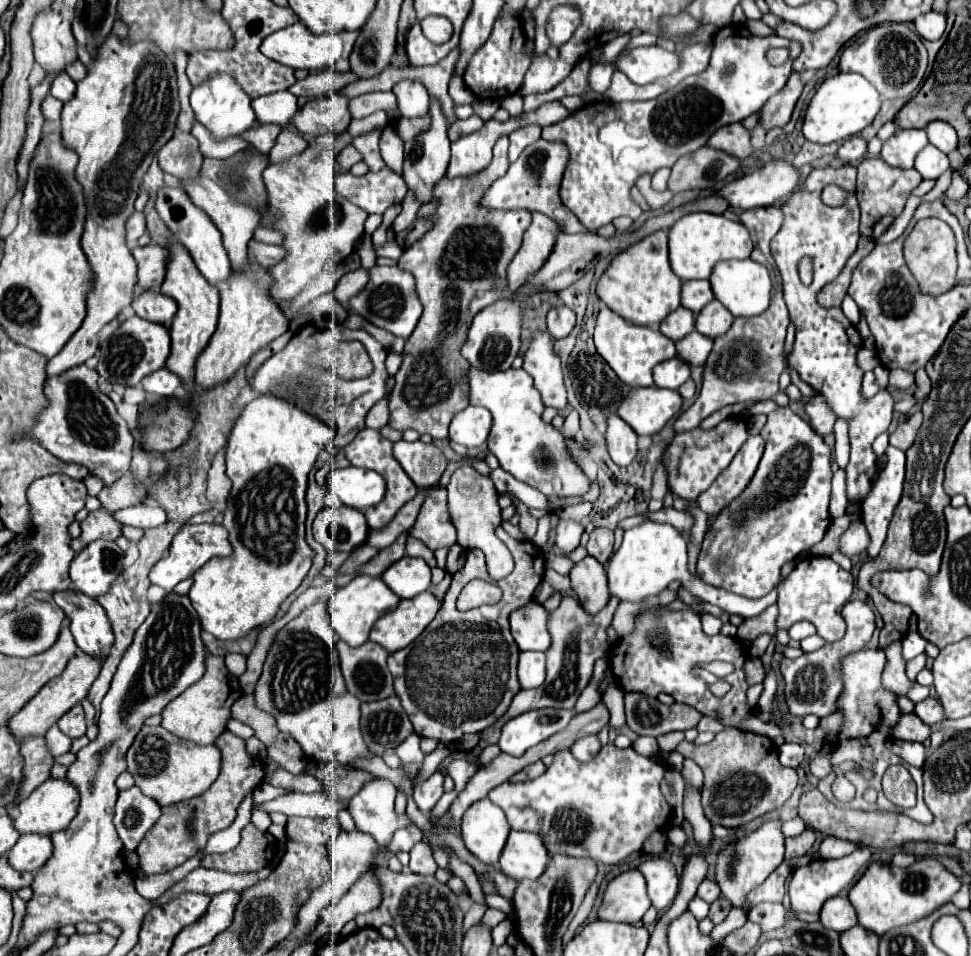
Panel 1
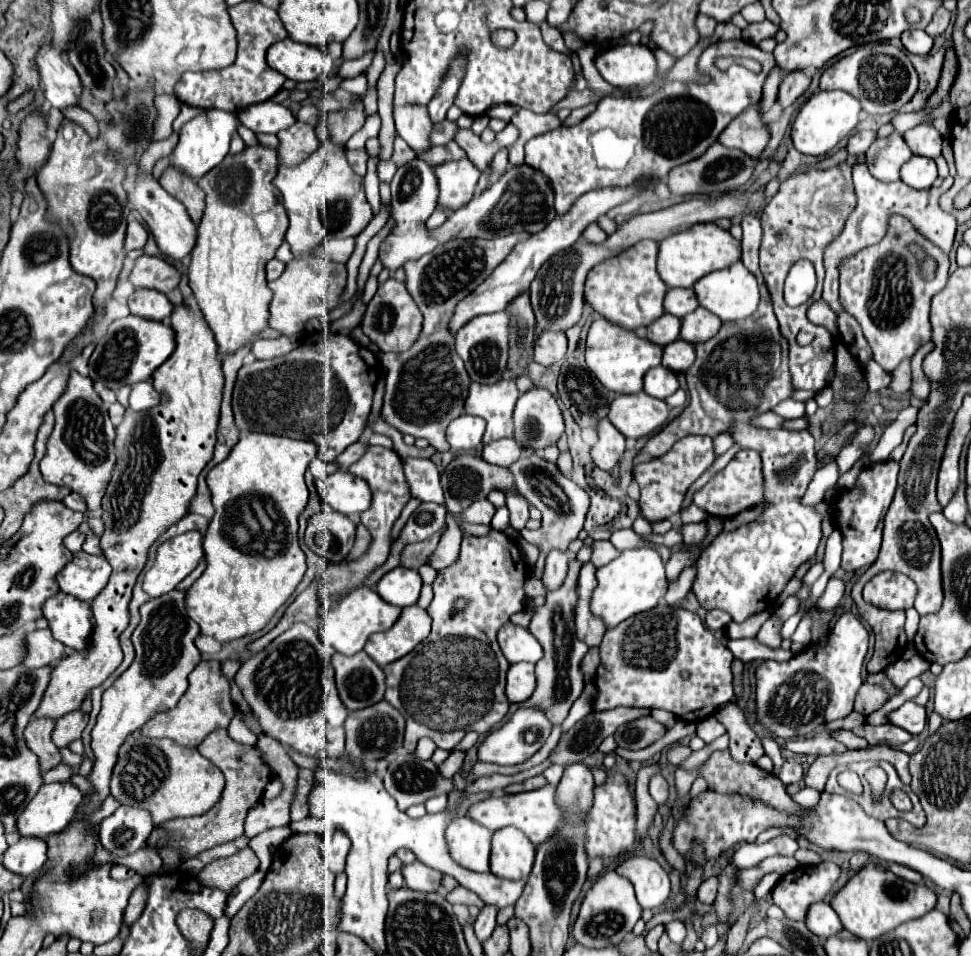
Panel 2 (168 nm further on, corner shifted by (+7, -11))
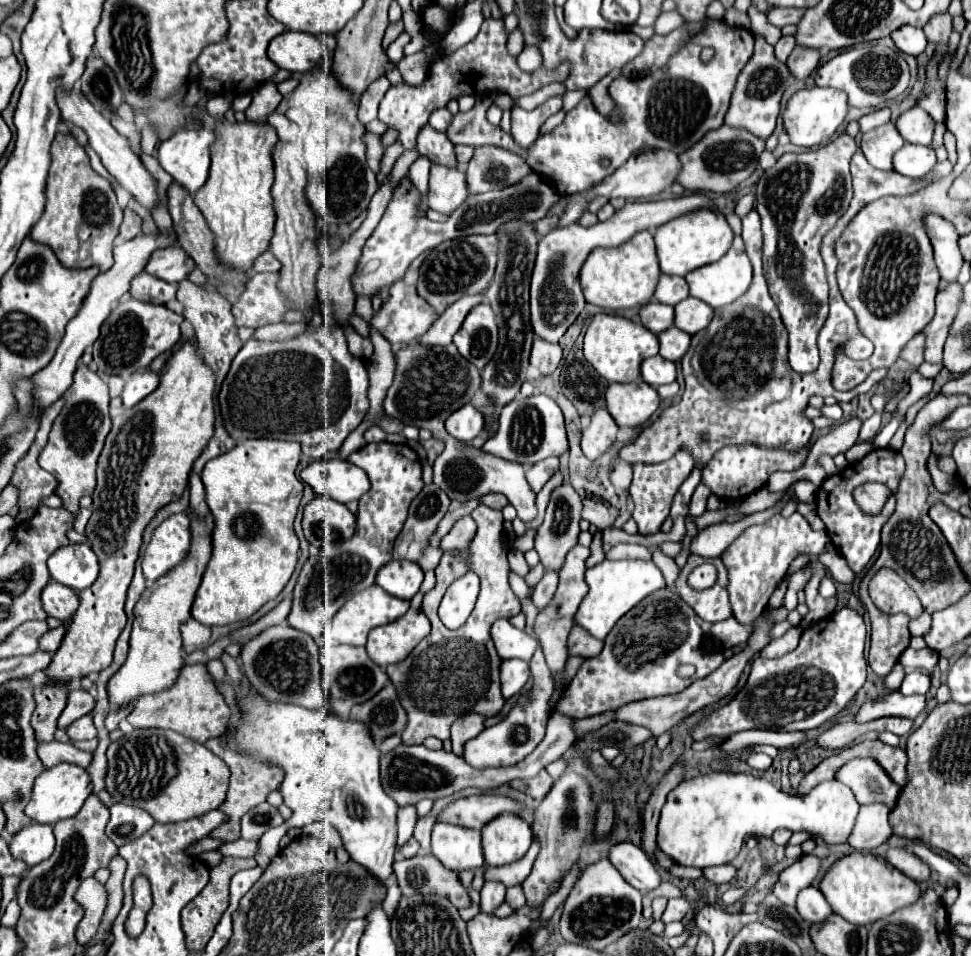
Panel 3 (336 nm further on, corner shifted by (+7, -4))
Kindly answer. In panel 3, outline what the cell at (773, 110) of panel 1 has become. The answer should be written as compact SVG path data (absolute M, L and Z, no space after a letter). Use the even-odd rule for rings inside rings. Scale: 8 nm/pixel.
M794 46L790 58L788 58L788 68L796 78L806 78L810 72L818 66L820 62L820 52L806 48L806 46Z

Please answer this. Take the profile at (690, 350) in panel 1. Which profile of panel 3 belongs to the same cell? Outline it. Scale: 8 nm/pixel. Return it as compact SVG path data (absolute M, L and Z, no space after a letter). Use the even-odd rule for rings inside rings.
M676 326L664 330L664 334L660 334L658 340L660 340L660 356L670 362L678 362L690 346L690 334L684 334Z

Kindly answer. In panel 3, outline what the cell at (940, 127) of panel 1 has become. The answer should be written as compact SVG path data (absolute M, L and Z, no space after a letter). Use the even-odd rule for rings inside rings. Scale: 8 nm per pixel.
M914 106L906 112L902 112L896 120L896 128L900 130L902 138L910 144L924 144L924 146L932 144L934 120L920 106Z

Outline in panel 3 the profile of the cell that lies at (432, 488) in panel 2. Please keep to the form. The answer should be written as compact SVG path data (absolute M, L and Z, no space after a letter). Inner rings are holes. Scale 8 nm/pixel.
M464 516L456 522L456 526L440 540L440 550L458 552L464 560L468 560L468 542L472 542L476 534L476 522L470 516Z

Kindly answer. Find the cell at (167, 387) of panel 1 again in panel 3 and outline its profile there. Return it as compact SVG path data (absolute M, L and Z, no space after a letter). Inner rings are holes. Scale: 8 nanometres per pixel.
M150 368L144 372L136 372L128 378L124 390L122 390L122 402L126 408L132 408L140 400L144 400L148 394L152 394L160 384L160 374L152 372Z

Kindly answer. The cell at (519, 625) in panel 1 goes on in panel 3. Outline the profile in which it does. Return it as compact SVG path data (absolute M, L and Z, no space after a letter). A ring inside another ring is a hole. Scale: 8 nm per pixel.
M496 620L490 628L490 634L502 660L520 658L530 662L536 650L536 642L524 630L514 628L508 620Z

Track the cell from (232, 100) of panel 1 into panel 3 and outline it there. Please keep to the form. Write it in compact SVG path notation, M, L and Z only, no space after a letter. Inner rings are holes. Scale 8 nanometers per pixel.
M208 126L200 130L180 130L160 144L156 158L174 182L194 194L208 178L210 142L214 142L214 132Z

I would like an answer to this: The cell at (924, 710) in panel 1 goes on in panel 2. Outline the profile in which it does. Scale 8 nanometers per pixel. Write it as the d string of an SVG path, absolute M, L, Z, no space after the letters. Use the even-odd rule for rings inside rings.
M908 701L900 709L892 711L888 715L888 719L890 719L890 723L906 729L908 733L920 735L922 729L924 729L924 725L926 725L926 711L924 711L924 707Z

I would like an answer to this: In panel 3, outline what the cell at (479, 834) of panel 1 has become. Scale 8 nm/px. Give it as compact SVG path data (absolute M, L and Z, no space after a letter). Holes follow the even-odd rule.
M436 824L432 830L432 854L454 872L476 870L484 864L480 830Z

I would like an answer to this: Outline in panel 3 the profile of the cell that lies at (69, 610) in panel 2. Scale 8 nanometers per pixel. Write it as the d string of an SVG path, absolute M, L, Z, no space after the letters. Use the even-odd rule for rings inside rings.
M48 582L42 590L42 608L48 616L70 622L72 614L78 608L78 594L74 590L68 590L68 586Z

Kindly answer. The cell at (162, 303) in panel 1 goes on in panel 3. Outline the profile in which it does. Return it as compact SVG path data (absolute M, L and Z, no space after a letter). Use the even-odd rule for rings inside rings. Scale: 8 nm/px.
M140 272L136 278L132 278L130 294L136 300L152 302L152 304L166 304L176 298L176 284L168 284L160 278L154 278L148 272Z

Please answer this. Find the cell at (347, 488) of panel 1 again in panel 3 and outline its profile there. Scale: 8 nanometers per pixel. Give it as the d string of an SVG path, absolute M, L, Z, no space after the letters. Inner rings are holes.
M324 458L324 460L310 462L300 472L300 478L316 494L330 496L332 500L342 502L342 504L358 500L370 488L370 480L366 472L348 460Z

